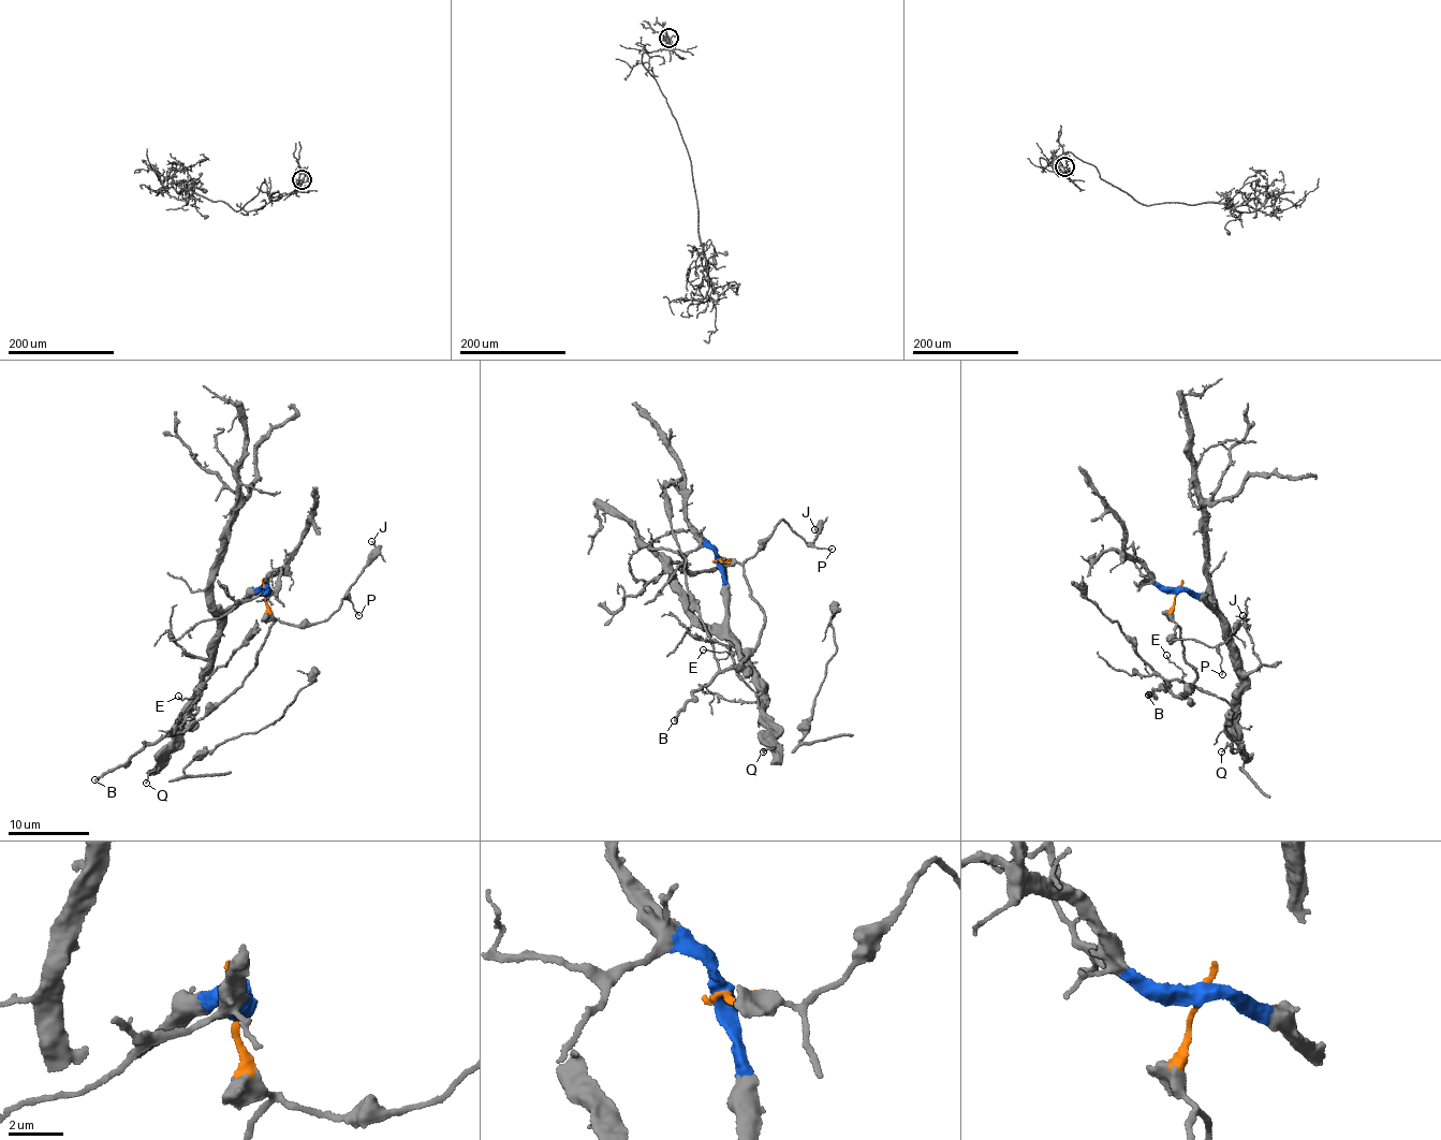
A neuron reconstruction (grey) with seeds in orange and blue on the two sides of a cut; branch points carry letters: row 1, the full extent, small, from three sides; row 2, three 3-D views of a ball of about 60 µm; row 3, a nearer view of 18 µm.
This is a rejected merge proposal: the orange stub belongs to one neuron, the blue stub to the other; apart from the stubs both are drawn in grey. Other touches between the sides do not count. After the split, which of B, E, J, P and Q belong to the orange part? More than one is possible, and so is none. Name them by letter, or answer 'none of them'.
B, J, P

